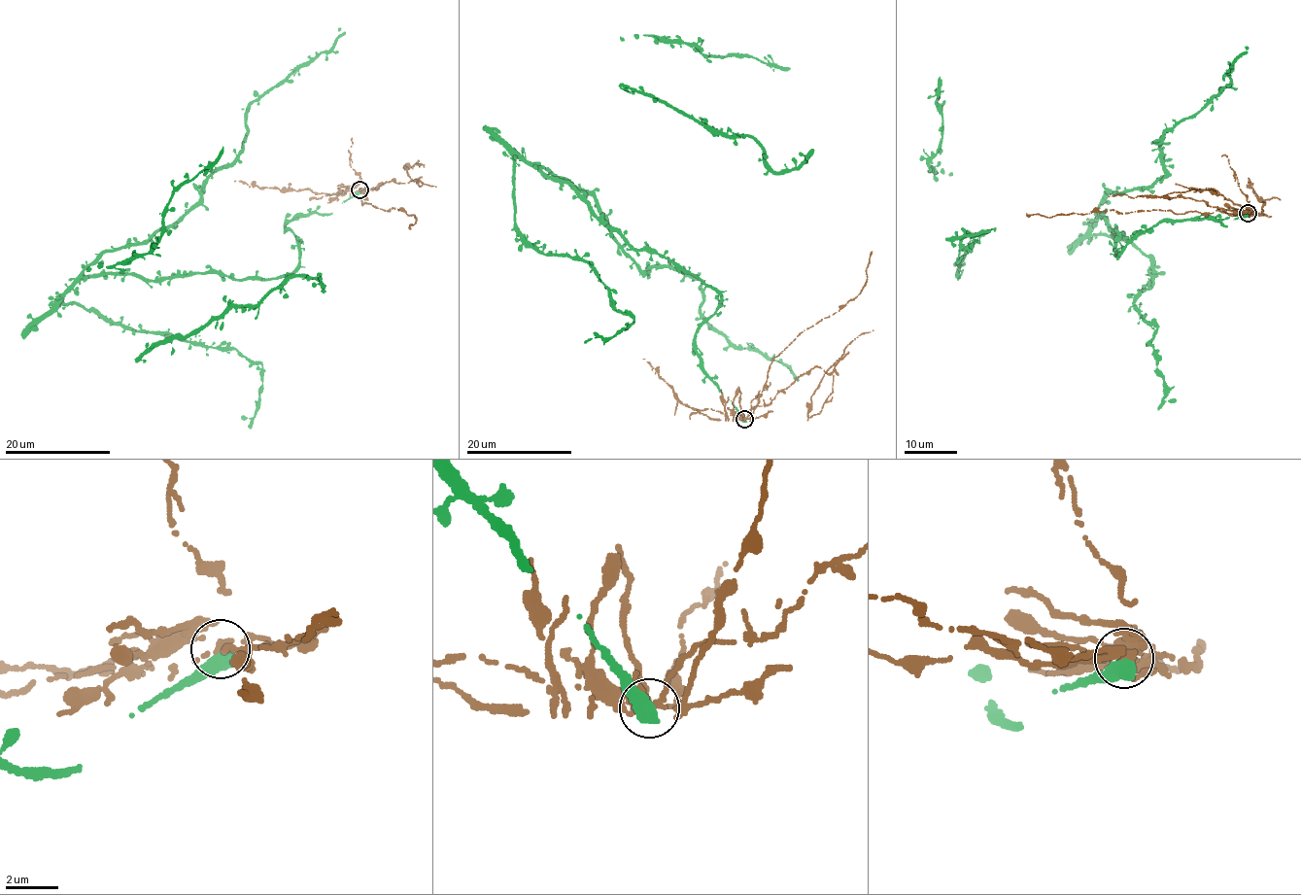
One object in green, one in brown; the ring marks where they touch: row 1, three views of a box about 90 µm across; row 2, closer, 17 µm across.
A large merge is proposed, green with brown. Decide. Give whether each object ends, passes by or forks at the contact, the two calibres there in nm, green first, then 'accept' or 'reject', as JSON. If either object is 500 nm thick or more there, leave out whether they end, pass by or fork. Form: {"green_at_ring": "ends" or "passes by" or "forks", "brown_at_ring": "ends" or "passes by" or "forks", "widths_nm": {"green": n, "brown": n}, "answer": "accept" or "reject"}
{"widths_nm": {"green": 600, "brown": 240}, "answer": "reject"}

